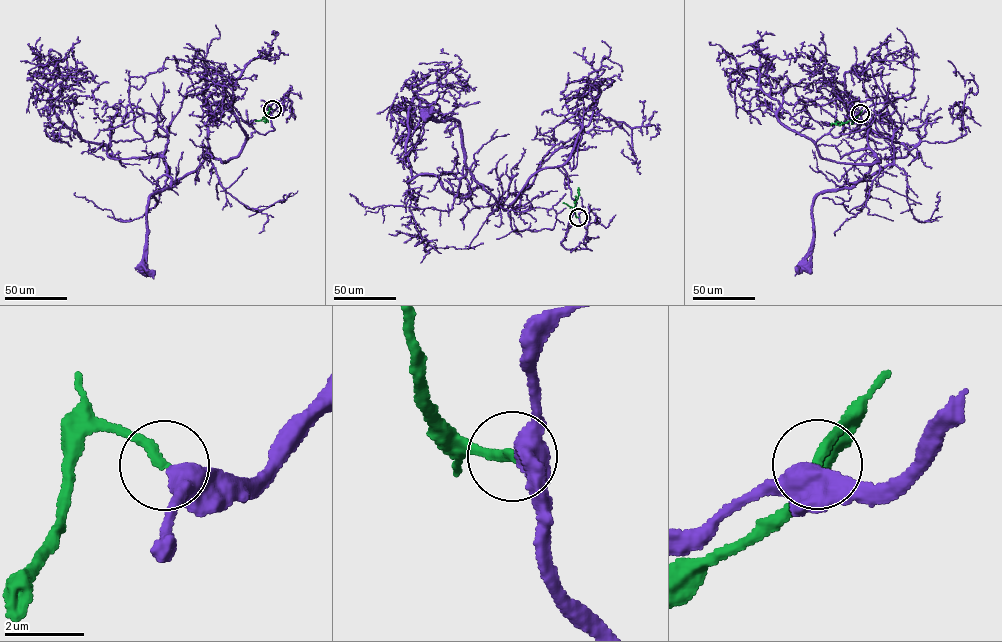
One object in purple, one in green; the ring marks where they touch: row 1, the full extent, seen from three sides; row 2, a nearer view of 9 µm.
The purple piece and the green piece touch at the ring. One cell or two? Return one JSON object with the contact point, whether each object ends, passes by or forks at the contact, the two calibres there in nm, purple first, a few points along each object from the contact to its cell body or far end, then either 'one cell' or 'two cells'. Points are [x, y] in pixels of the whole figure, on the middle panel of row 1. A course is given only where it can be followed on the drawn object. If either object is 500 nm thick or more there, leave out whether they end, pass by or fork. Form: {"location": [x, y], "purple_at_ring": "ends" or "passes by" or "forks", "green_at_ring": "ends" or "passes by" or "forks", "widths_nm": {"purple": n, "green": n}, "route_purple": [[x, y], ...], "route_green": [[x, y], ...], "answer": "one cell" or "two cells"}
{"location": [578, 217], "purple_at_ring": "passes by", "green_at_ring": "ends", "widths_nm": {"purple": 440, "green": 260}, "route_purple": [[578, 217], [566, 249], [562, 166], [506, 209], [467, 168], [407, 182], [415, 96], [414, 160]], "route_green": [[578, 217], [574, 208], [579, 189]], "answer": "one cell"}

